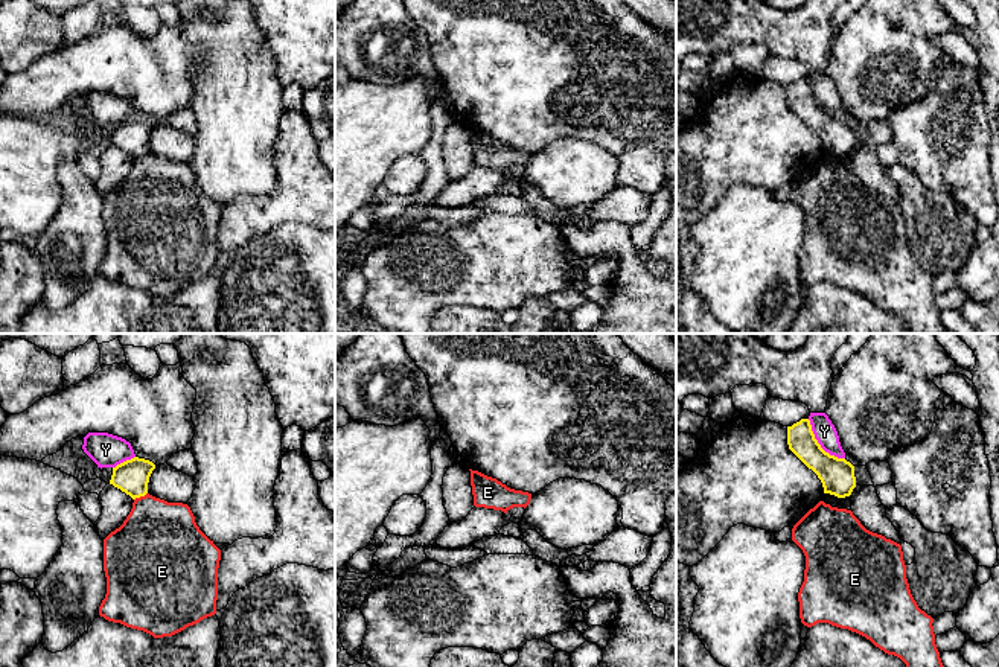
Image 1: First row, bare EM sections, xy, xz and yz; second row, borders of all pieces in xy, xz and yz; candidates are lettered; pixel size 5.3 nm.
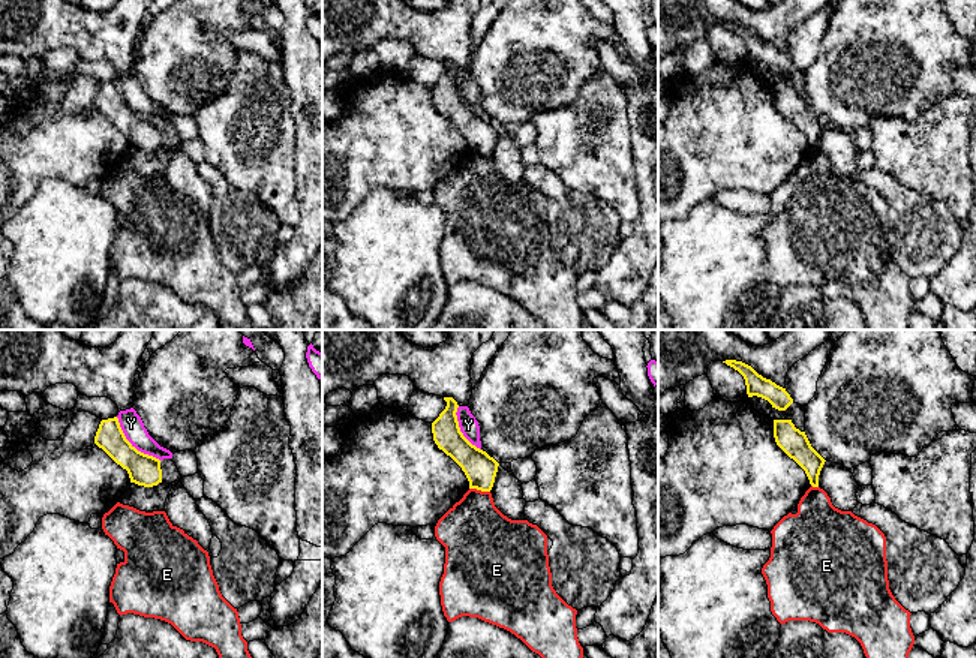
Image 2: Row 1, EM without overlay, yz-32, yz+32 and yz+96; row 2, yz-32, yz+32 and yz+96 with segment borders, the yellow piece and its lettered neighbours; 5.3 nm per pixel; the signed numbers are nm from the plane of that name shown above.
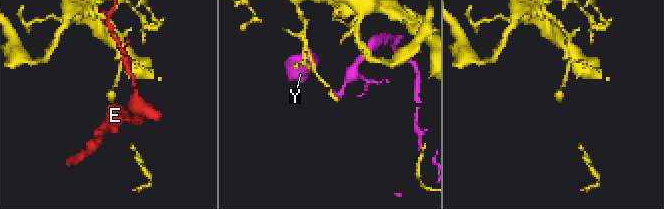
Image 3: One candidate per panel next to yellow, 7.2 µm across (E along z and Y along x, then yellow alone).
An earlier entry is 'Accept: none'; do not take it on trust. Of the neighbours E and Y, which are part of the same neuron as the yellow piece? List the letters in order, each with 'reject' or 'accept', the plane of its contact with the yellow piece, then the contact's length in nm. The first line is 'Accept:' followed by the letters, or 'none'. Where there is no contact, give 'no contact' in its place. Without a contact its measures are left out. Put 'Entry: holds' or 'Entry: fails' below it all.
Accept: none
E: reject | xy | 80 nm
Y: reject | yz | 300 nm
Entry: holds

